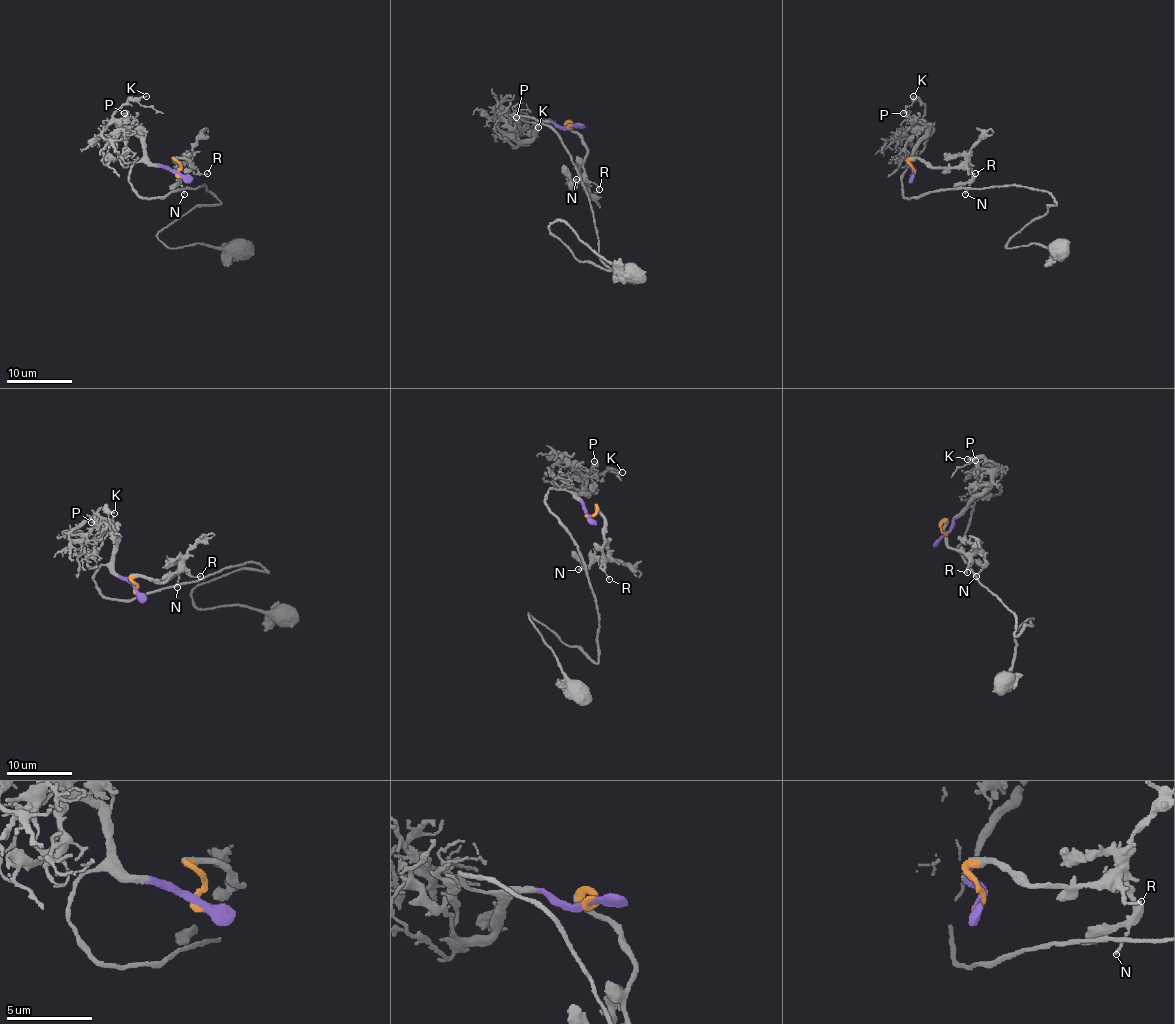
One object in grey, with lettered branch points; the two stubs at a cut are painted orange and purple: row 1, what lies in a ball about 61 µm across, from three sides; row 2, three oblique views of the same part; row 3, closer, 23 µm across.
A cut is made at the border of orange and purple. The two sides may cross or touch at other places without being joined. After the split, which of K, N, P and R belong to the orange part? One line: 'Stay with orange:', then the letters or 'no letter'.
Stay with orange: N, R

